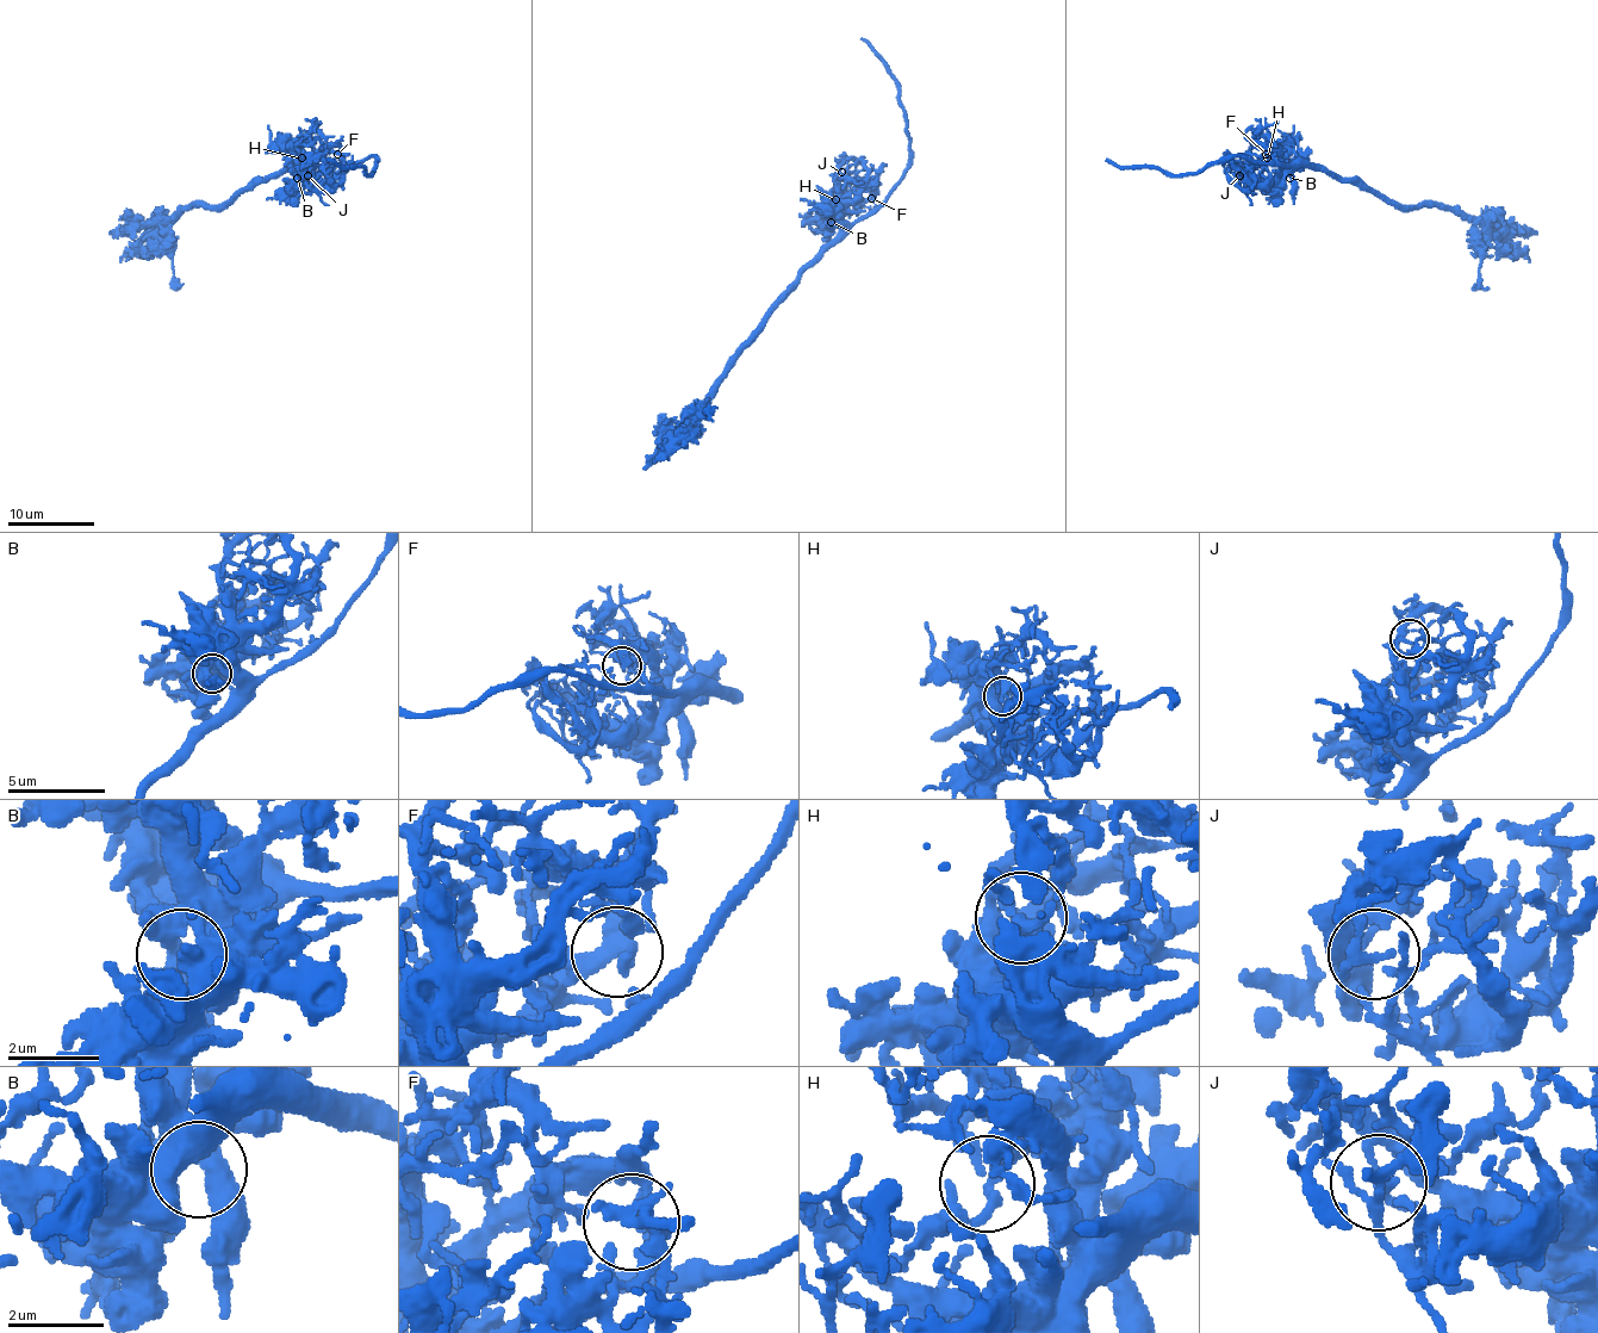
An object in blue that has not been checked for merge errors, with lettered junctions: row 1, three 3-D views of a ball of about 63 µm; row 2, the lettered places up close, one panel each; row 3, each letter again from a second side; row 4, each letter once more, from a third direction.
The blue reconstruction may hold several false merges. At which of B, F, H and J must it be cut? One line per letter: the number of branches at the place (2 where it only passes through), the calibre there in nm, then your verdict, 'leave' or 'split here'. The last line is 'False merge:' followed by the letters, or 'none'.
B: branches 5; calibre 440 nm; leave
F: branches 4; calibre 180 nm; leave
H: branches 3; calibre 280 nm; leave
J: branches 3; calibre 180 nm; leave
False merge: none

